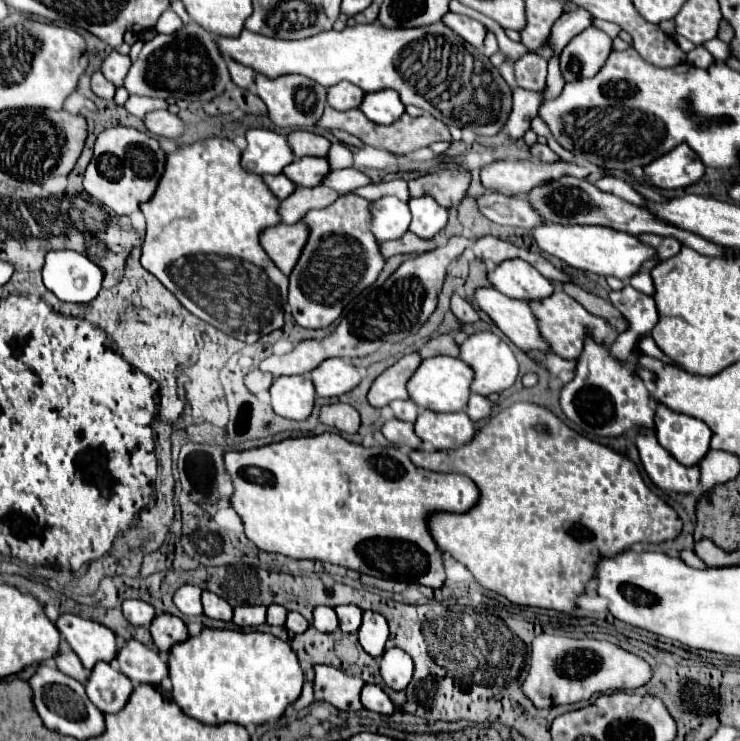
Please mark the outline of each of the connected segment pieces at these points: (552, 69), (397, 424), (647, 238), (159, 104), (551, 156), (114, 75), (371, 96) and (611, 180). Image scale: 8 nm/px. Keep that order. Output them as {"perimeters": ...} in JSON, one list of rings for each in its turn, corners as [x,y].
{"perimeters":[[[[559,56],[553,57],[548,61],[548,76],[546,80],[546,97],[552,99],[558,91],[564,87],[564,77],[560,70]]],[[[390,419],[382,425],[382,435],[398,445],[398,443],[404,443],[408,449],[420,449],[422,441],[414,435],[414,425],[412,423],[402,423],[398,419]]],[[[650,233],[638,235],[638,241],[650,245],[650,247],[656,251],[656,259],[650,259],[650,261],[646,261],[646,263],[642,265],[642,269],[646,269],[646,271],[652,271],[652,269],[654,269],[656,265],[660,265],[662,261],[674,257],[674,255],[680,251],[680,247],[682,247],[680,241],[674,239],[674,237],[662,237],[662,235],[650,235]]],[[[128,97],[128,101],[124,103],[126,111],[130,115],[136,115],[136,117],[142,117],[154,109],[166,109],[168,103],[164,99],[150,99],[150,97]]],[[[534,143],[534,145],[528,145],[532,157],[538,157],[542,161],[560,161],[560,157],[548,147],[548,145],[540,145],[540,143]]],[[[112,51],[104,59],[104,63],[100,67],[100,71],[104,73],[104,77],[108,81],[112,81],[116,87],[122,87],[122,79],[124,79],[124,75],[126,75],[128,69],[130,69],[130,57],[128,55],[120,55],[118,51]]],[[[382,89],[382,91],[368,93],[366,99],[362,101],[360,109],[364,111],[364,115],[368,119],[372,119],[374,123],[380,123],[380,125],[394,123],[406,111],[406,107],[402,105],[402,101],[398,97],[398,91],[394,91],[394,89]]],[[[604,177],[600,181],[594,183],[600,191],[608,191],[608,193],[614,193],[616,197],[622,197],[624,201],[628,203],[634,203],[634,205],[644,205],[646,199],[642,195],[638,195],[624,179],[620,177]]]]}

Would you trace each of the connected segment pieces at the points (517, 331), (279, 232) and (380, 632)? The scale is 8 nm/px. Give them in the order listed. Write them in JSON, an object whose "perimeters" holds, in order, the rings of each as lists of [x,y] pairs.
{"perimeters":[[[[480,287],[474,295],[478,307],[498,325],[498,329],[522,351],[552,353],[550,345],[542,339],[538,319],[526,301],[514,301],[492,287]]],[[[280,223],[278,227],[270,227],[262,231],[260,243],[268,251],[268,257],[276,263],[276,267],[284,275],[290,275],[308,241],[308,235],[310,229],[304,223],[296,223],[296,225]]],[[[364,611],[362,625],[358,629],[358,641],[366,653],[380,657],[384,653],[384,643],[388,641],[388,623],[376,611]]]]}

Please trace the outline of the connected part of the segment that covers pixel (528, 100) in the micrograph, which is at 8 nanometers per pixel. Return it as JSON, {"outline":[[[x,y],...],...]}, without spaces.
{"outline":[[[522,87],[514,89],[514,105],[510,119],[506,123],[510,139],[522,139],[526,129],[530,127],[530,121],[538,115],[538,107],[542,105],[544,91],[528,91]]]}

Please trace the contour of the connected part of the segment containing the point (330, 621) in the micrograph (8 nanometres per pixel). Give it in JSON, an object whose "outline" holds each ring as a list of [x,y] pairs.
{"outline":[[[316,607],[314,609],[314,621],[312,625],[322,631],[322,633],[330,633],[338,629],[338,617],[336,611],[332,607]]]}

